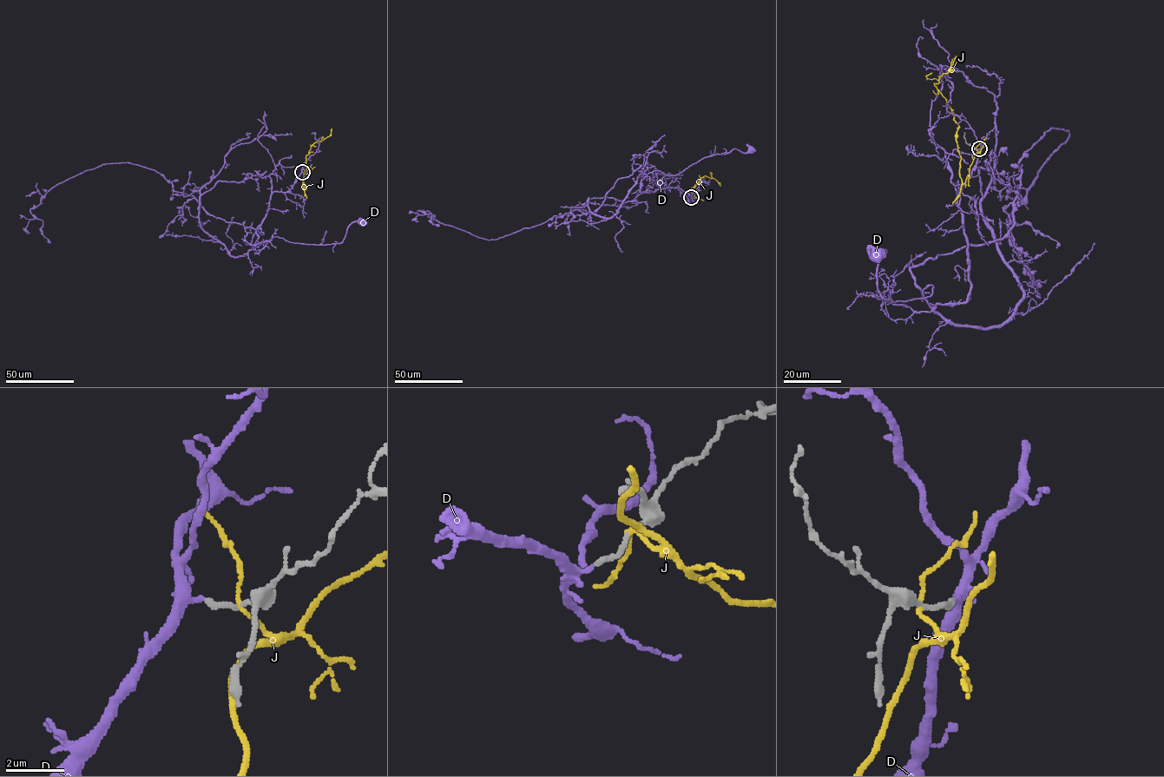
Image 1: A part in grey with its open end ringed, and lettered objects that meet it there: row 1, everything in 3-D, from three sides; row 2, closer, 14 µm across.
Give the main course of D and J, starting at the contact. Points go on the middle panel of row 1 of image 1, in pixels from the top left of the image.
D: (692, 197), (674, 187), (641, 193), (641, 180), (654, 171), (674, 175), (705, 157), (752, 149)
J: (693, 196), (692, 188), (706, 175), (715, 179), (720, 187)

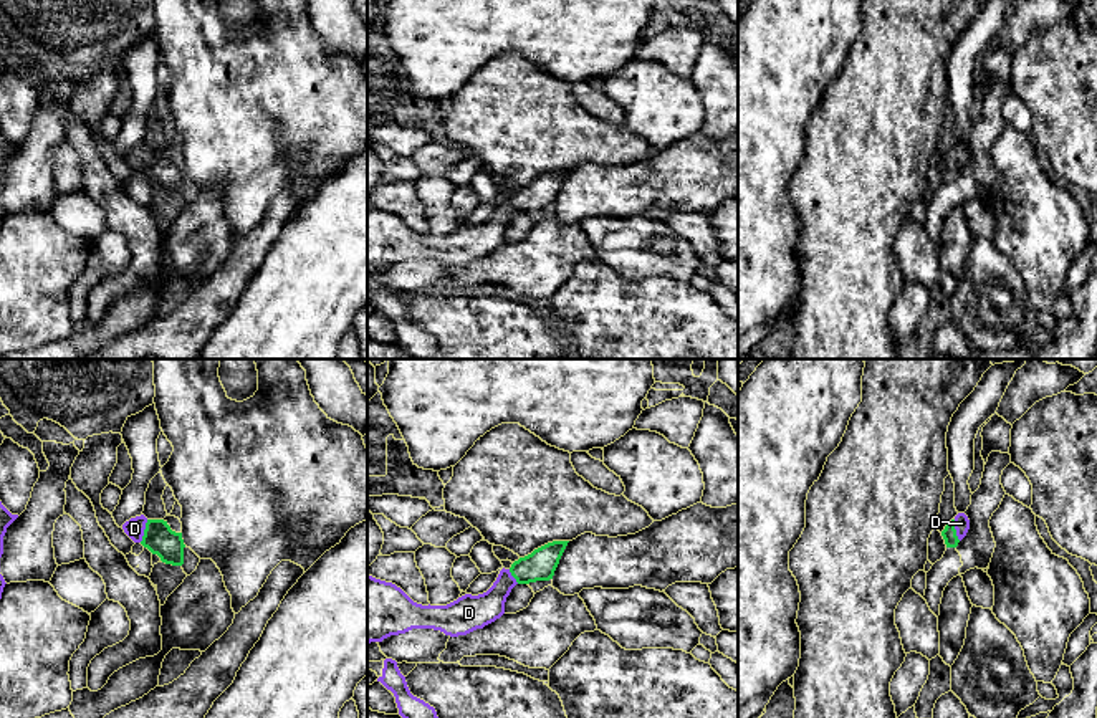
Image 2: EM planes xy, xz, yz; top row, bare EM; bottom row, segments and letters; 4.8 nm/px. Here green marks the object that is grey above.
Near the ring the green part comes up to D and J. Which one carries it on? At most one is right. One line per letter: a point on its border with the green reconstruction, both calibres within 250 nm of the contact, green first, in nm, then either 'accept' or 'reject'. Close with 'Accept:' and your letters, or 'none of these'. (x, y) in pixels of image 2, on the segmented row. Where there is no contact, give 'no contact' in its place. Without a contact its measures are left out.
D: xy (144, 531) | 150/100 nm | accept
J: no contact | reject
Accept: D

